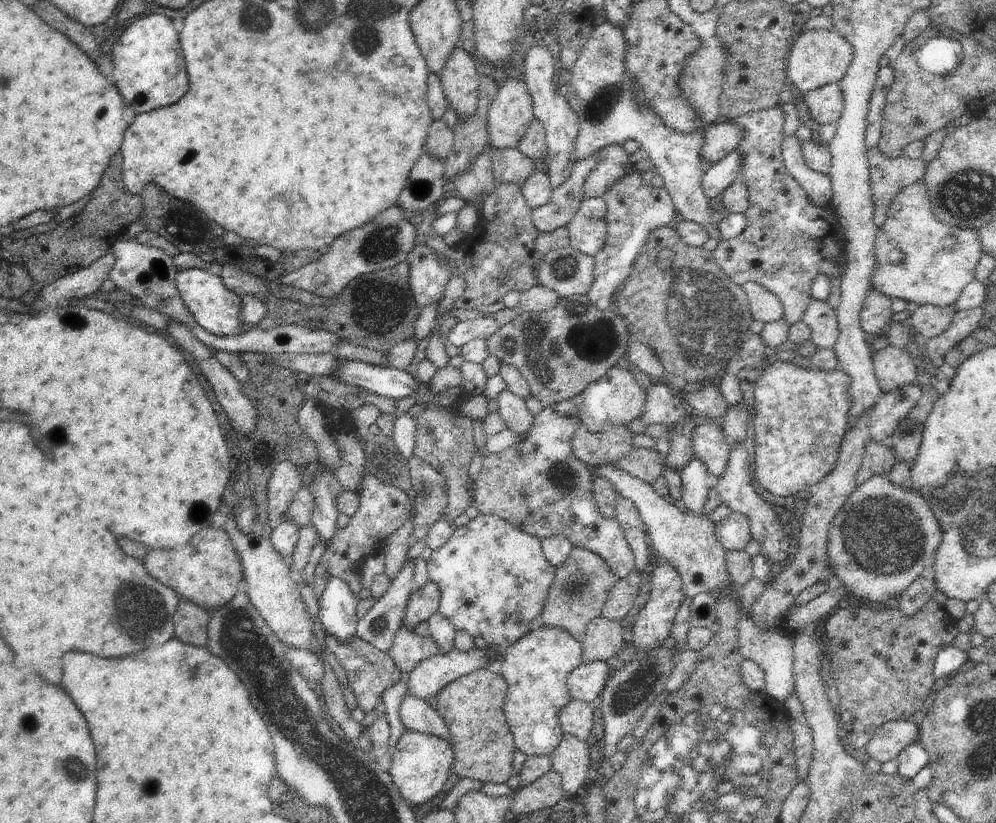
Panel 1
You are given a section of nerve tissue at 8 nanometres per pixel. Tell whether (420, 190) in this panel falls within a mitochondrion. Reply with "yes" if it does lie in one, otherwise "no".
yes

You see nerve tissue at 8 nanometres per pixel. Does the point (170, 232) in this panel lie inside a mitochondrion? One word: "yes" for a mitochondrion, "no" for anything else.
yes

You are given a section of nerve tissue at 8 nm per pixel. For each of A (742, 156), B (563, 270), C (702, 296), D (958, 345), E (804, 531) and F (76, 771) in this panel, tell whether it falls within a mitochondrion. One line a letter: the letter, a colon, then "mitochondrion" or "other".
A: other
B: mitochondrion
C: mitochondrion
D: other
E: other
F: mitochondrion

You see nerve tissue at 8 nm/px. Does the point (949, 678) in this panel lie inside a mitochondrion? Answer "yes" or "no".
no

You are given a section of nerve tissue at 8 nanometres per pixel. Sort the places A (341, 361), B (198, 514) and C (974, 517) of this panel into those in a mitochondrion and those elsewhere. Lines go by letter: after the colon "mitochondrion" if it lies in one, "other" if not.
A: other
B: mitochondrion
C: mitochondrion

